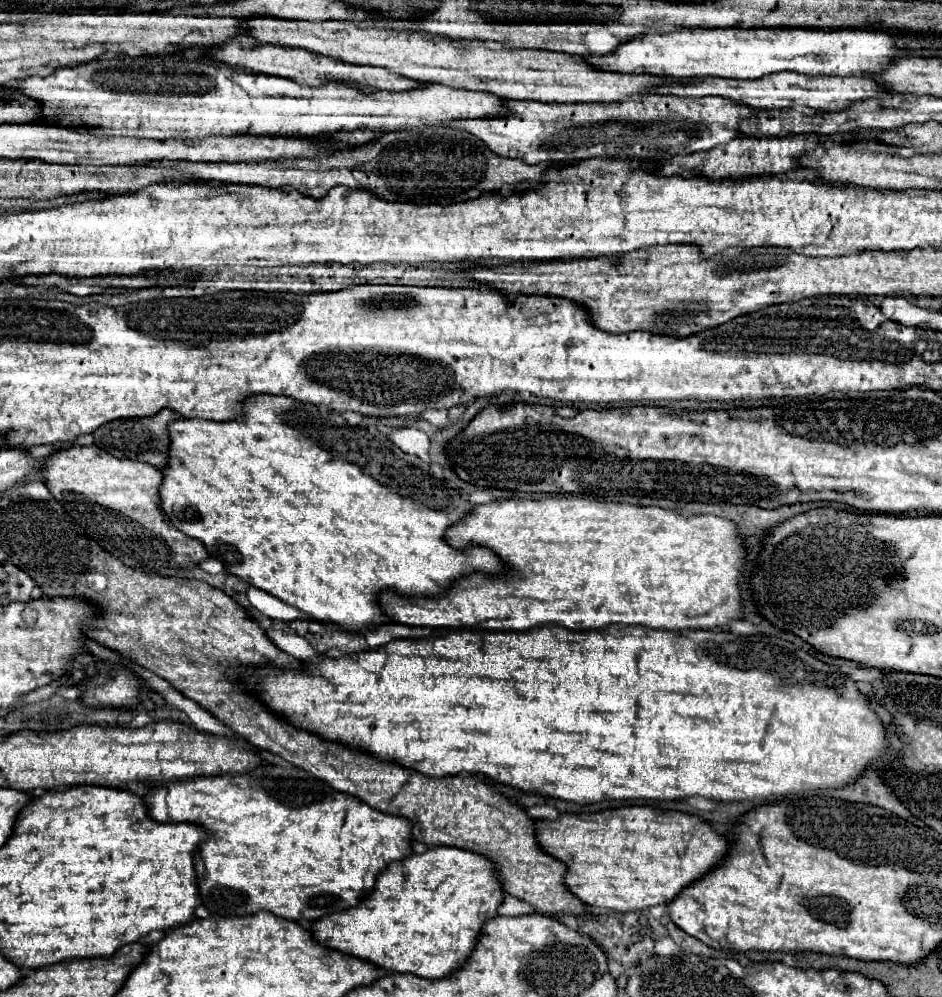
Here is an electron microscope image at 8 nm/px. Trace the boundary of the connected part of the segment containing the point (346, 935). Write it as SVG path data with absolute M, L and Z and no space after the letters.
M428 848L424 854L412 854L400 864L390 864L384 876L380 876L380 882L376 882L374 892L360 902L360 906L320 918L314 922L312 932L320 944L350 956L366 958L388 972L410 972L422 978L442 978L456 972L464 960L470 958L484 922L498 916L498 906L504 898L506 892L492 860L458 848Z

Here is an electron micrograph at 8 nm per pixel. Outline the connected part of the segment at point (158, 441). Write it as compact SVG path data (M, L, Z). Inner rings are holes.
M160 410L158 414L150 418L124 418L124 420L114 420L104 426L100 426L94 432L94 440L98 448L104 448L106 452L118 456L118 458L130 458L130 460L140 460L154 464L156 468L166 468L168 466L168 426L174 422L172 410Z

